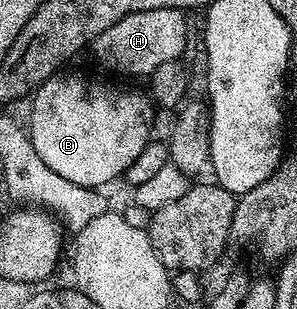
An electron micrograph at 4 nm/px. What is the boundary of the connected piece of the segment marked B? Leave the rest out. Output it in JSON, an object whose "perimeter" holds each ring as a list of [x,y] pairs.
{"perimeter":[[[56,74],[50,76],[45,83],[36,88],[31,100],[31,126],[29,125],[29,133],[33,146],[36,147],[38,154],[49,169],[56,171],[57,174],[69,179],[71,182],[77,183],[79,186],[87,188],[95,188],[102,183],[117,179],[124,175],[126,168],[131,168],[139,160],[139,155],[147,148],[147,143],[151,140],[151,123],[155,120],[156,105],[153,103],[152,97],[146,91],[138,92],[135,88],[122,88],[119,84],[110,84],[107,80],[98,80],[95,76],[63,76],[64,74]]]}

